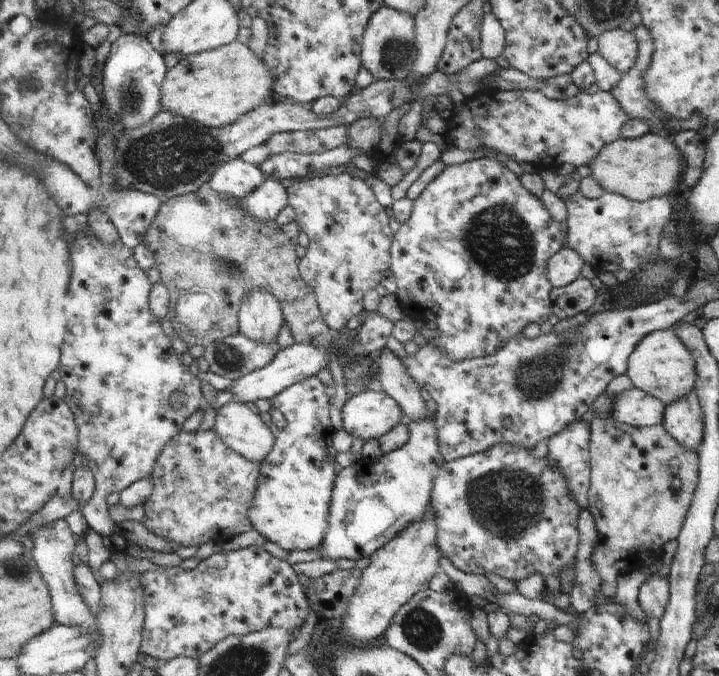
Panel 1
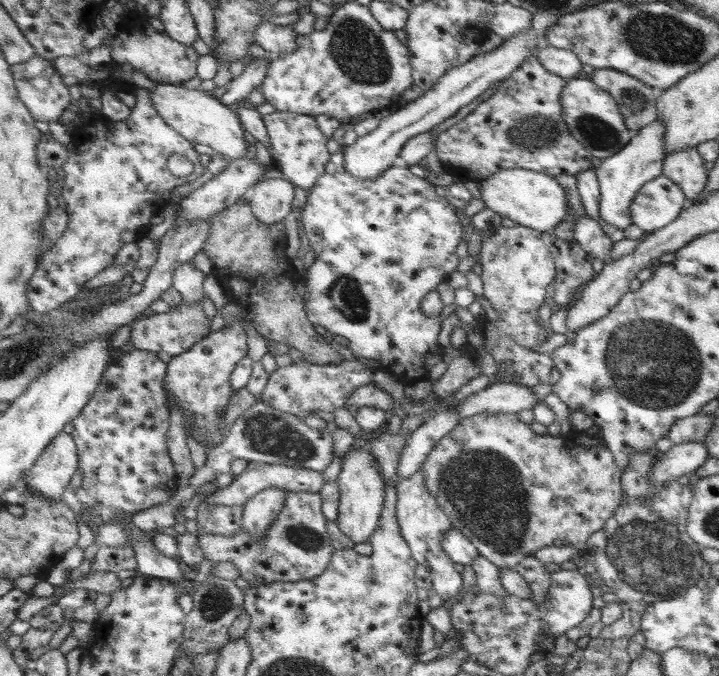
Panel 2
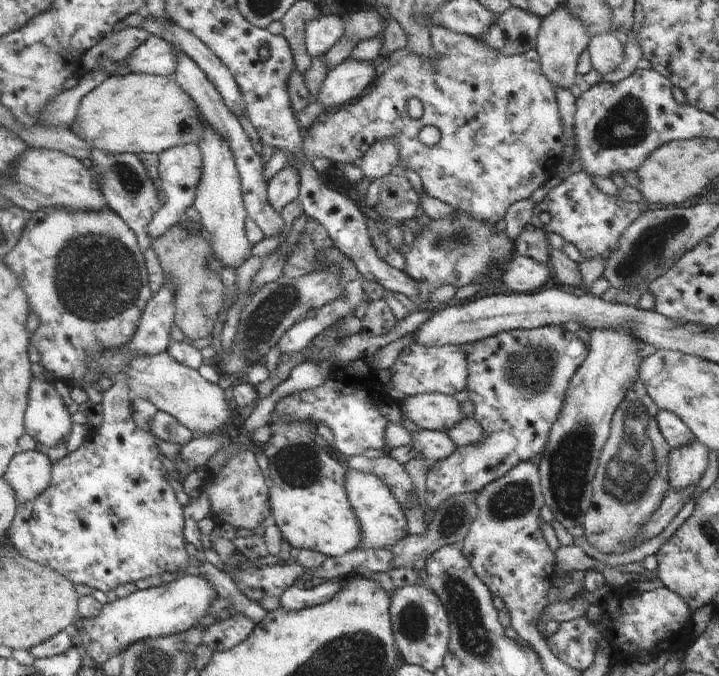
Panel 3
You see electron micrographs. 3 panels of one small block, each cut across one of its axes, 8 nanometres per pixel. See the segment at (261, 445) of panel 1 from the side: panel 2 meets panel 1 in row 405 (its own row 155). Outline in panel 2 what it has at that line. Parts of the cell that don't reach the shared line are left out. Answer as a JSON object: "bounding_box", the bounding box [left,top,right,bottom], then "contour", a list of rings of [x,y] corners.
{"bounding_box":[151,80,247,158],"contour":[[[155,80],[155,86],[151,90],[151,100],[155,110],[167,120],[167,124],[187,138],[193,144],[205,144],[211,146],[215,152],[221,152],[225,156],[241,158],[247,156],[247,142],[243,136],[243,122],[235,108],[229,108],[221,100],[213,96],[213,92],[203,92],[197,88],[185,88],[185,84],[171,84],[171,82],[159,82]]]}

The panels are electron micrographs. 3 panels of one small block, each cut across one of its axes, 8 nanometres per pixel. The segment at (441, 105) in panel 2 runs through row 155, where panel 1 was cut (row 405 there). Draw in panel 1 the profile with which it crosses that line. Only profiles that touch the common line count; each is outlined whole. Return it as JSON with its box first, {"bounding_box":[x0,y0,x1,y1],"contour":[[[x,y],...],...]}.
{"bounding_box":[343,386,405,440],"contour":[[[379,386],[367,390],[359,396],[349,396],[349,400],[343,406],[343,428],[353,438],[361,438],[361,440],[375,438],[375,440],[379,440],[381,436],[387,436],[393,428],[397,428],[401,424],[405,424],[405,410],[401,408],[401,404],[395,398],[391,398]]]}

